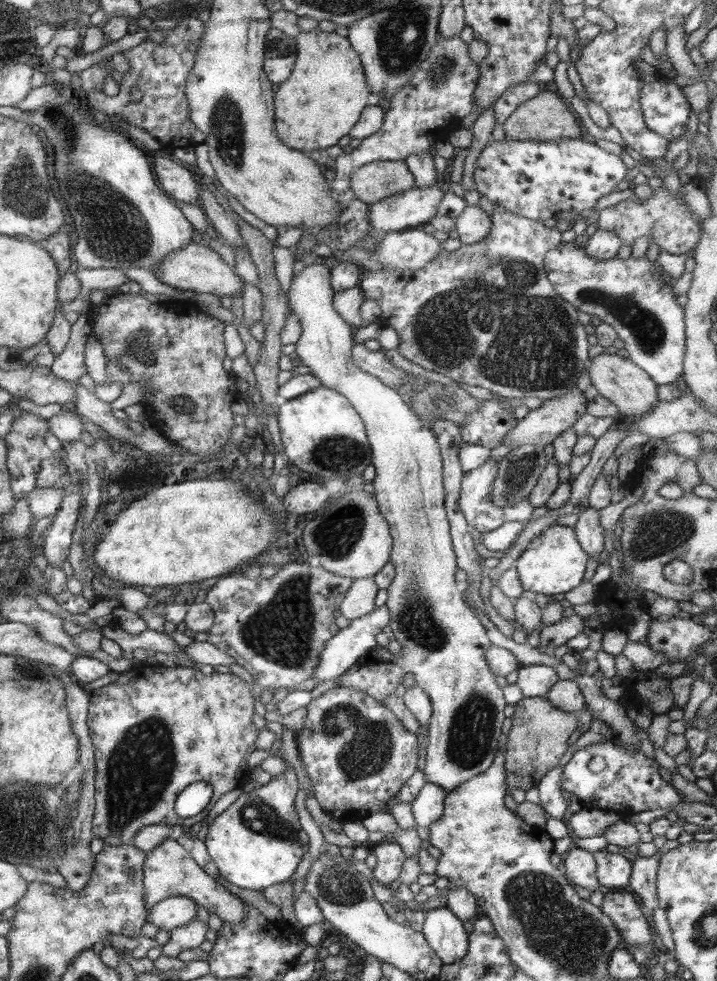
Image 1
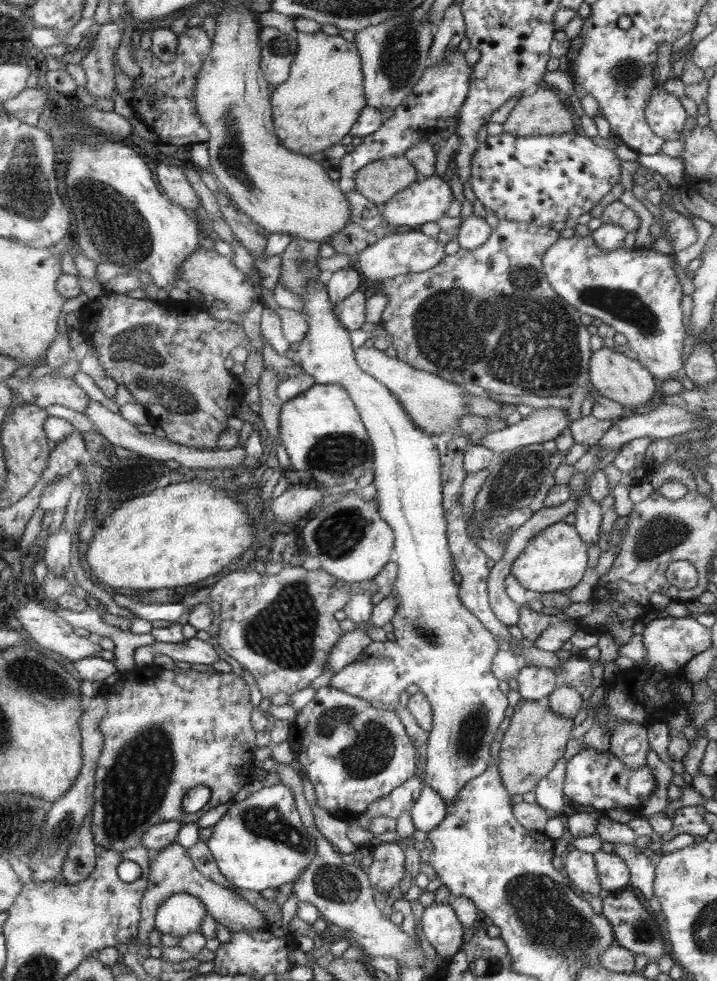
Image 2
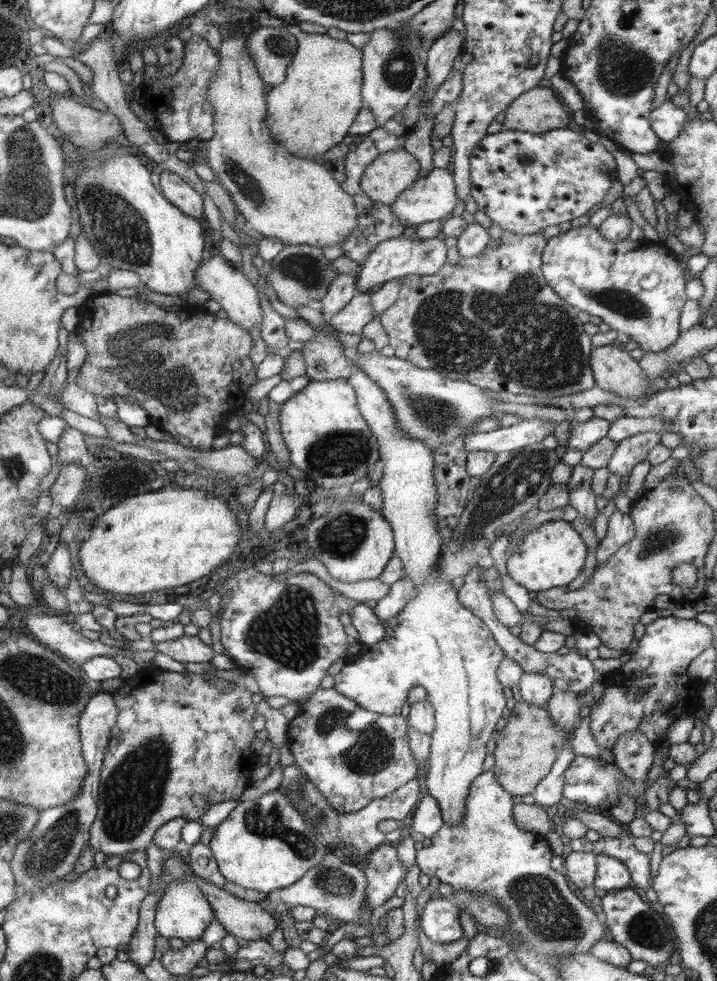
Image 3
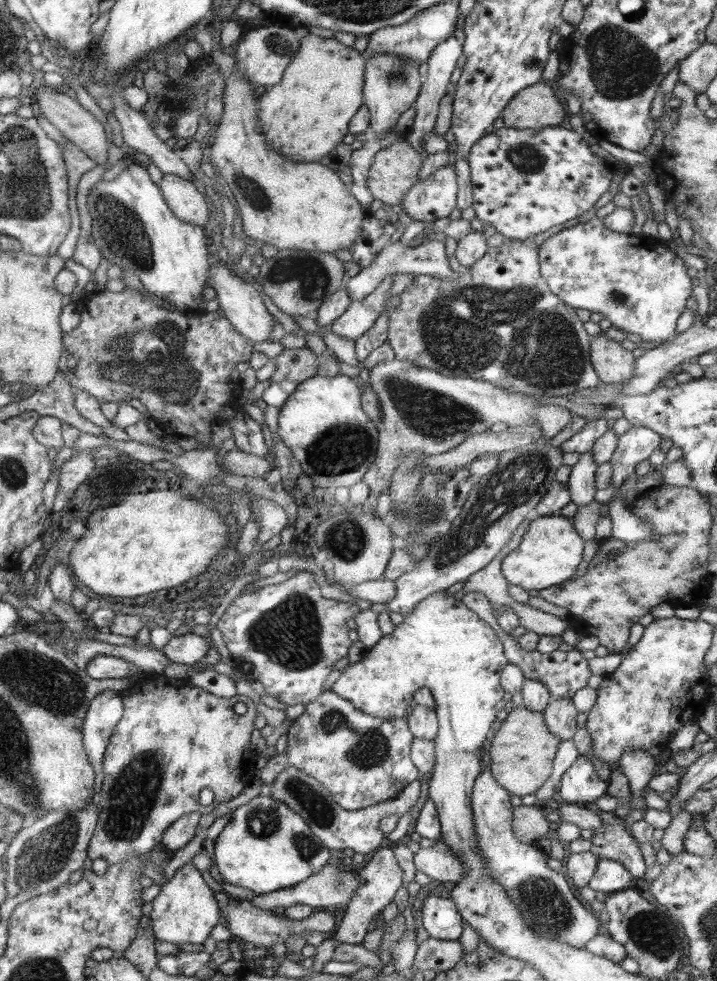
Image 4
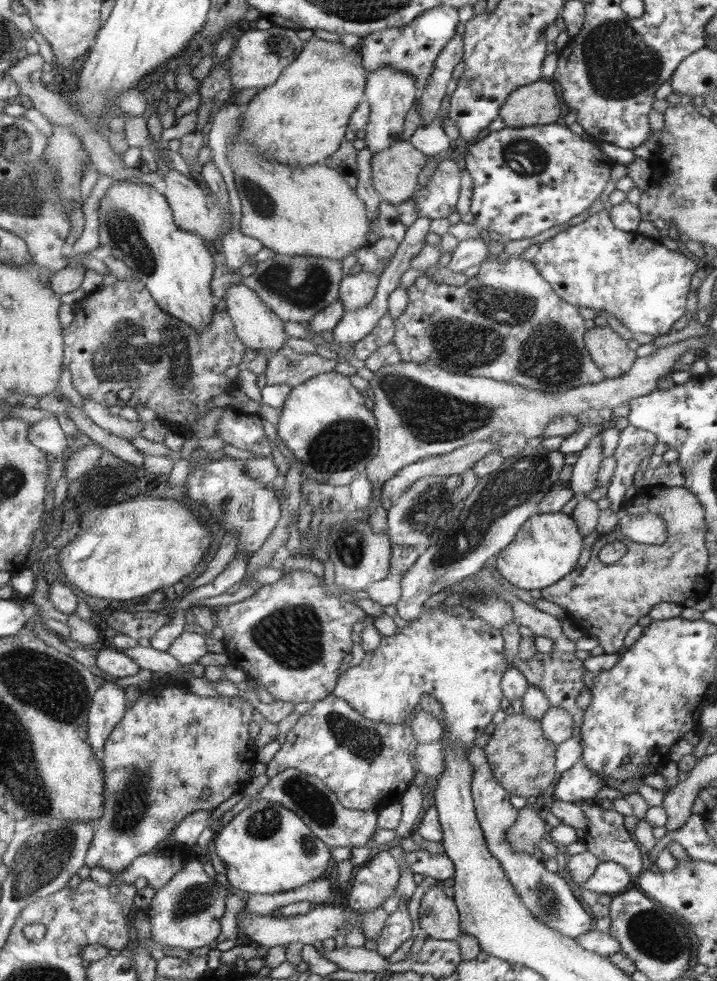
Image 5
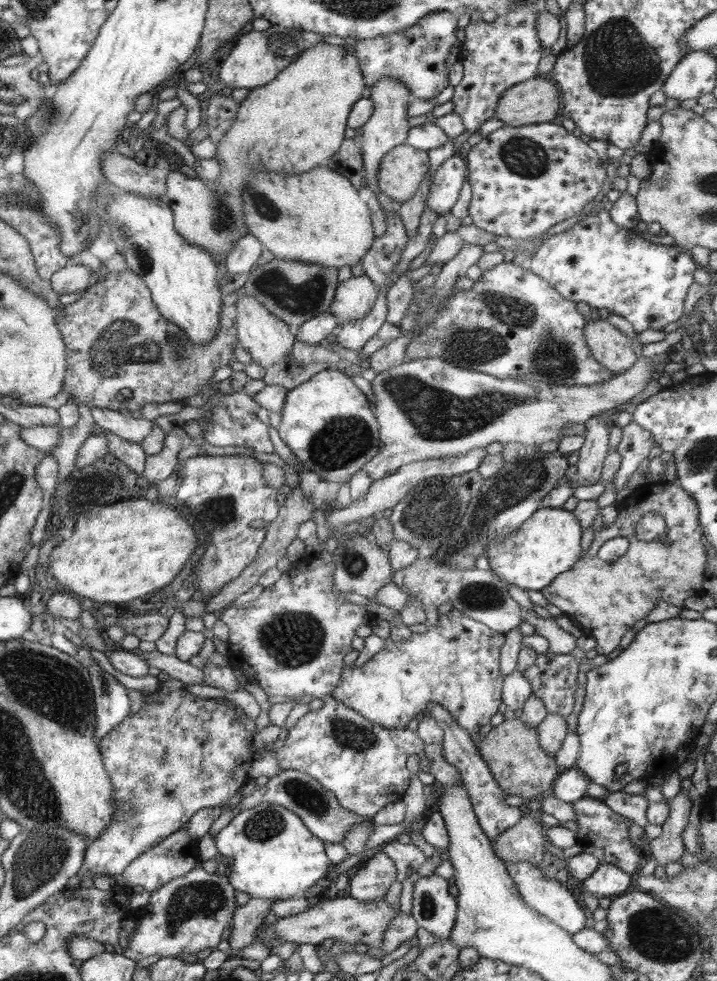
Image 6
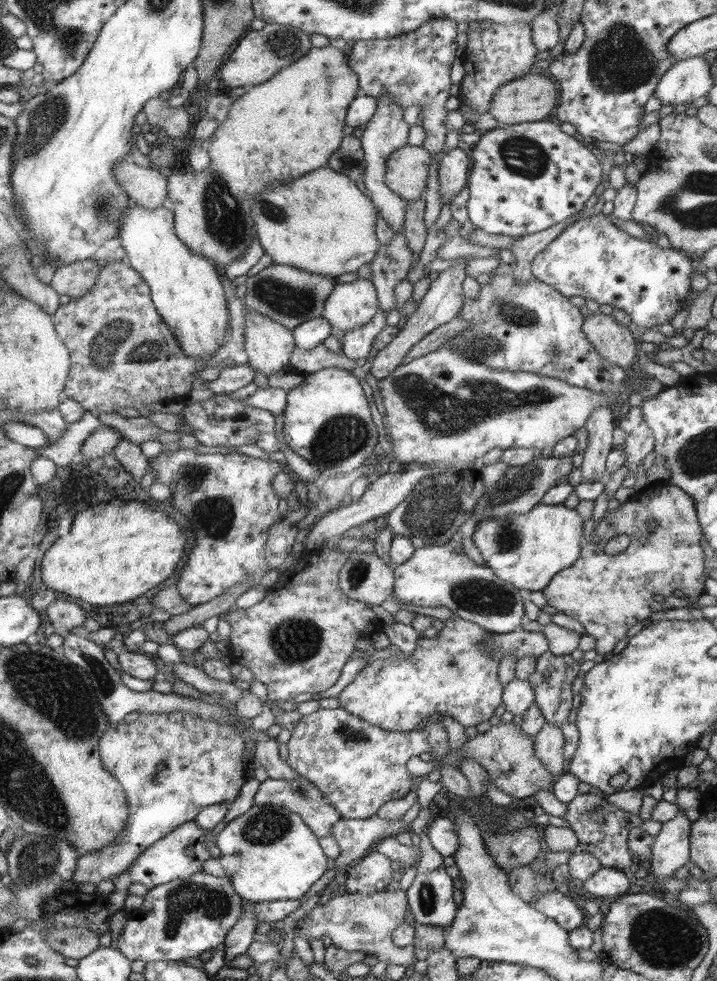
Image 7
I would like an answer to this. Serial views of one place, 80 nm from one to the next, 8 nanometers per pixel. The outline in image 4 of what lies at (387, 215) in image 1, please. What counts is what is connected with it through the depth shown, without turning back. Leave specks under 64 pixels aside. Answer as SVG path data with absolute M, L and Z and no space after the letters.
M446 165L436 170L426 180L418 181L398 207L402 207L412 218L425 223L450 216L456 208L456 194L460 194L460 184L456 184L457 170Z

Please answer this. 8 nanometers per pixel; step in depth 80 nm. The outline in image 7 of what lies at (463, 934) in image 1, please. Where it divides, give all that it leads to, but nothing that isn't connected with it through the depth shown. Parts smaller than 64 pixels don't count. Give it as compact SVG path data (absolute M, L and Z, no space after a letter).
M444 864L436 870L418 872L412 886L406 891L409 909L414 915L415 923L444 928L445 931L448 927L451 927L457 912L457 905L453 898L454 886L452 880L453 876L446 872Z

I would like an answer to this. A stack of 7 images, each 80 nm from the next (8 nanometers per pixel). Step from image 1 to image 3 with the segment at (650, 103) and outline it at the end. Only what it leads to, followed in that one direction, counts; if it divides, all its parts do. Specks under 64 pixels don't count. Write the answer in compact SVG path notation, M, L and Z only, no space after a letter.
M666 99L662 105L656 107L656 109L653 108L650 113L652 130L664 142L671 141L681 133L686 119L686 109L674 105L671 99Z

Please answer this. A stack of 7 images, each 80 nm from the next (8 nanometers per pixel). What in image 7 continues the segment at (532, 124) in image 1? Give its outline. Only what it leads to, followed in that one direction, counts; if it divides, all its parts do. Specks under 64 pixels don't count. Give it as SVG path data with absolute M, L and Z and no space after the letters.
M542 71L528 73L498 87L494 91L492 101L490 101L488 112L500 125L544 121L544 118L552 116L552 112L555 112L556 96L558 96L556 84L550 78L542 76Z

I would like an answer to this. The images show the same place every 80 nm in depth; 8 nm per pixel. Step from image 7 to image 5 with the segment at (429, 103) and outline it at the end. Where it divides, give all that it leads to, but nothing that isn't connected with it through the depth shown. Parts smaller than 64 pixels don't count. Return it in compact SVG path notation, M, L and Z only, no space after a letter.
M438 6L420 13L420 17L412 23L399 28L386 28L374 32L360 41L359 53L364 59L367 74L389 64L394 70L401 70L413 76L413 79L423 87L431 77L435 58L447 42L456 36L459 23L458 9L451 6Z

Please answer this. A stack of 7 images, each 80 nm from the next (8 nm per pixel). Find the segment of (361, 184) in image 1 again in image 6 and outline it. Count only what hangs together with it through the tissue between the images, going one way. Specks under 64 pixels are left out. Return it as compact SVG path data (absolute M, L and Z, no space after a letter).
M404 143L390 150L378 170L379 189L398 203L410 200L429 171L429 154Z

